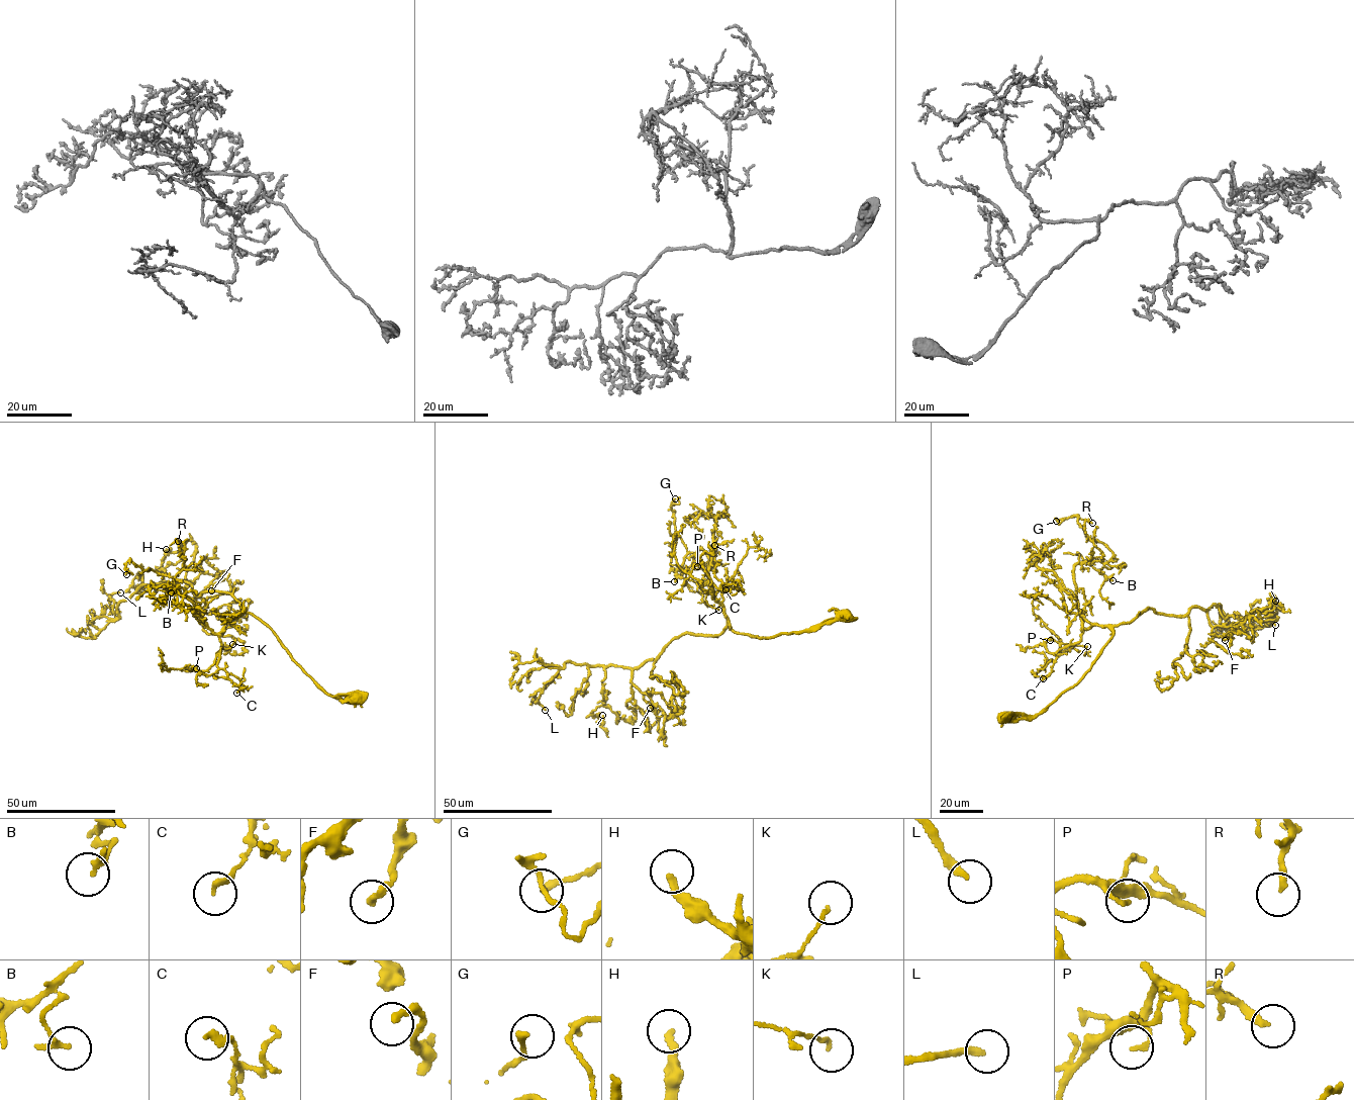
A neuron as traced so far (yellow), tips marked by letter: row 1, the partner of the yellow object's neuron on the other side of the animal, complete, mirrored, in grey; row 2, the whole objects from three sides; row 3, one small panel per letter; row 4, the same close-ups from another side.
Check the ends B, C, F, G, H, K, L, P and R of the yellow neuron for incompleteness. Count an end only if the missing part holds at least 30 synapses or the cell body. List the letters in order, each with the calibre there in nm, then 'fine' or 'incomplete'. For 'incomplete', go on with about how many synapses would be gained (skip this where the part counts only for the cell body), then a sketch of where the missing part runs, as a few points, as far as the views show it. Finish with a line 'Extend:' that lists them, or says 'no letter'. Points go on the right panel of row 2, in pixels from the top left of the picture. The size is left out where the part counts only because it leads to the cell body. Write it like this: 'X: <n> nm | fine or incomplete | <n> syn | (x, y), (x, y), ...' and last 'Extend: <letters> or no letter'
B: 200 nm | fine
C: 200 nm | fine
F: 220 nm | fine
G: 200 nm | fine
H: 240 nm | fine
K: 110 nm | fine
L: 240 nm | incomplete | 35 syn | (1275, 625), (1292, 631)
P: 140 nm | fine
R: 240 nm | fine
Extend: L

